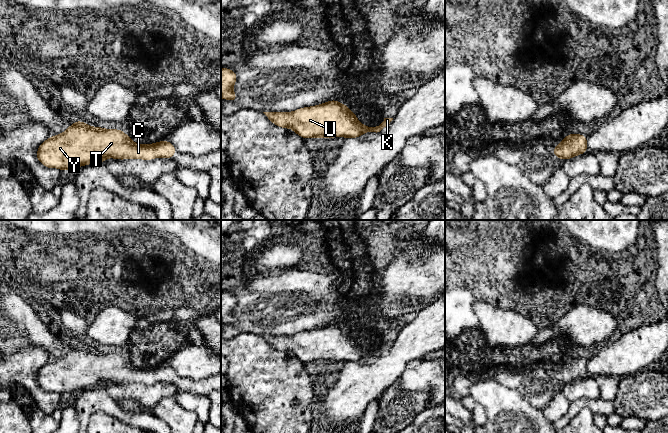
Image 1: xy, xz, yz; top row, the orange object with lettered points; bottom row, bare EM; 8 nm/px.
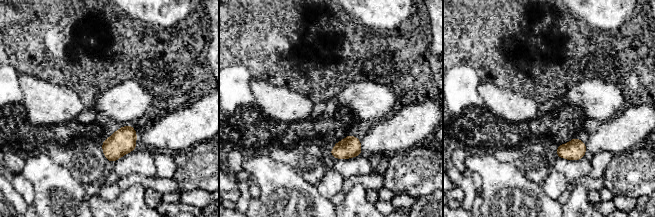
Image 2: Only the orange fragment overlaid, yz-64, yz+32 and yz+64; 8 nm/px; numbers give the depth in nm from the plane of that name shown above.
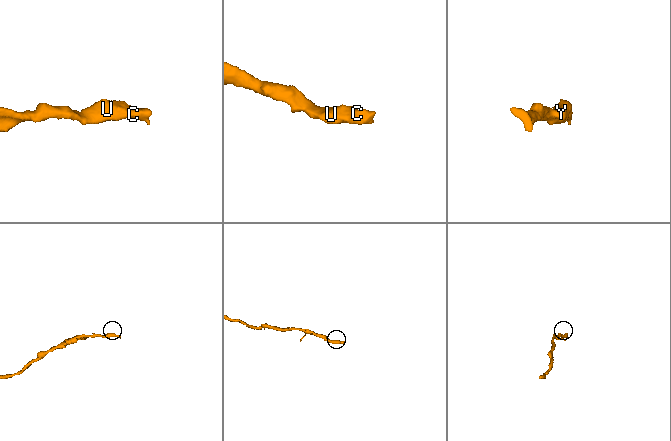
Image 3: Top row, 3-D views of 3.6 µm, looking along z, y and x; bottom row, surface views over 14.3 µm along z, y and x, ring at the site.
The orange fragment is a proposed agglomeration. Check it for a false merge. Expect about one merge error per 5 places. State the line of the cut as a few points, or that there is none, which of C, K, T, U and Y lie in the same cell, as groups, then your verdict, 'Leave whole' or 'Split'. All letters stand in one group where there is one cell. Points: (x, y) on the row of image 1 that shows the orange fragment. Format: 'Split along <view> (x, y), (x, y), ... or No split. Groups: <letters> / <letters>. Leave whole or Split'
No split. Groups: C K T U Y. Leave whole

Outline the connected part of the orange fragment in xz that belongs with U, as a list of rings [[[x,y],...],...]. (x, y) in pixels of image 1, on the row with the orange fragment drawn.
[[[331,100],[317,106],[293,112],[263,112],[278,127],[292,129],[307,138],[358,138],[366,132],[380,133],[393,118],[384,118],[381,125],[367,127],[360,123],[355,113],[345,104]]]

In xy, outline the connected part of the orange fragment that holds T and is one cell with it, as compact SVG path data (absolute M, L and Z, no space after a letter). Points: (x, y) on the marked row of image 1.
M76 121L63 133L41 143L36 156L47 168L75 170L84 165L103 163L110 157L120 160L171 159L175 152L169 141L136 144L122 130L93 127Z

